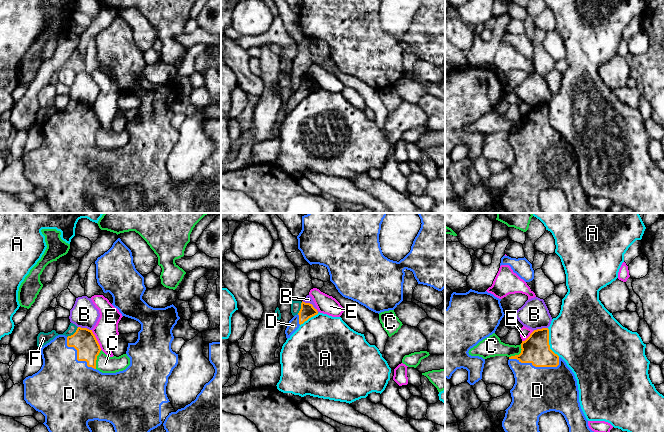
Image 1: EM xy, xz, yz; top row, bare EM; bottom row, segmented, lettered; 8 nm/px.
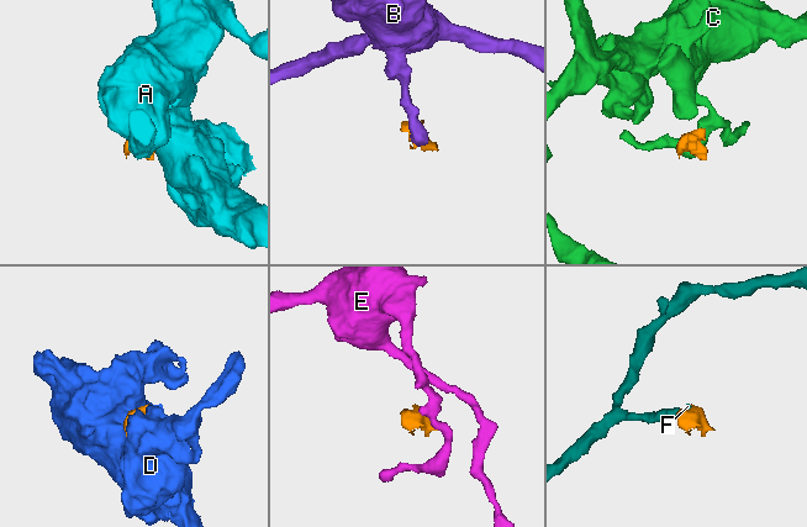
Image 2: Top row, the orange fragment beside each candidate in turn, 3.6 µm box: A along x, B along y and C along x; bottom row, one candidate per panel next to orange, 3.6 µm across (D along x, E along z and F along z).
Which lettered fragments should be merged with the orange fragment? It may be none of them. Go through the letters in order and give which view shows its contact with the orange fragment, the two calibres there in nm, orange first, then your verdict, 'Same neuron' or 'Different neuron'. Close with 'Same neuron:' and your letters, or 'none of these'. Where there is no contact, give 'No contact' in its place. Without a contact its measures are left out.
A: Touches orange in yz. Thickness 220 nm (orange) against 460 nm. Different neuron
B: Touches orange in xz. Thickness 120 nm (orange) against 60 nm. Different neuron
C: Touches orange in yz. Thickness 220 nm (orange) against 160 nm. Different neuron
D: Touches orange in yz. Thickness 220 nm (orange) against 380 nm. Same neuron
E: Touches orange in xy. Thickness 190 nm (orange) against 190 nm. Different neuron
F: Touches orange in xy. Thickness 190 nm (orange) against 90 nm. Different neuron
Same neuron: D

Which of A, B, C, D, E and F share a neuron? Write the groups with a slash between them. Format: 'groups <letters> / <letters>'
groups A / B / C / D / E / F

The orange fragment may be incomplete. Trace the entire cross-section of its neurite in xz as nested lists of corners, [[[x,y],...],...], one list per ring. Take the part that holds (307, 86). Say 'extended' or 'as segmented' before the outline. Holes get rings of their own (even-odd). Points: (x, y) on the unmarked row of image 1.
extended; [[[302,77],[299,89],[289,97],[289,100],[285,106],[286,114],[290,114],[290,112],[299,104],[301,100],[317,90],[318,87],[312,80]]]

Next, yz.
extended; [[[549,105],[534,106],[521,119],[521,129],[511,132],[508,141],[515,154],[510,166],[512,178],[505,186],[502,203],[509,213],[543,213],[539,207],[539,193],[547,188],[561,189],[569,203],[569,213],[608,213],[592,207],[579,178],[577,156],[566,138],[549,121]]]

